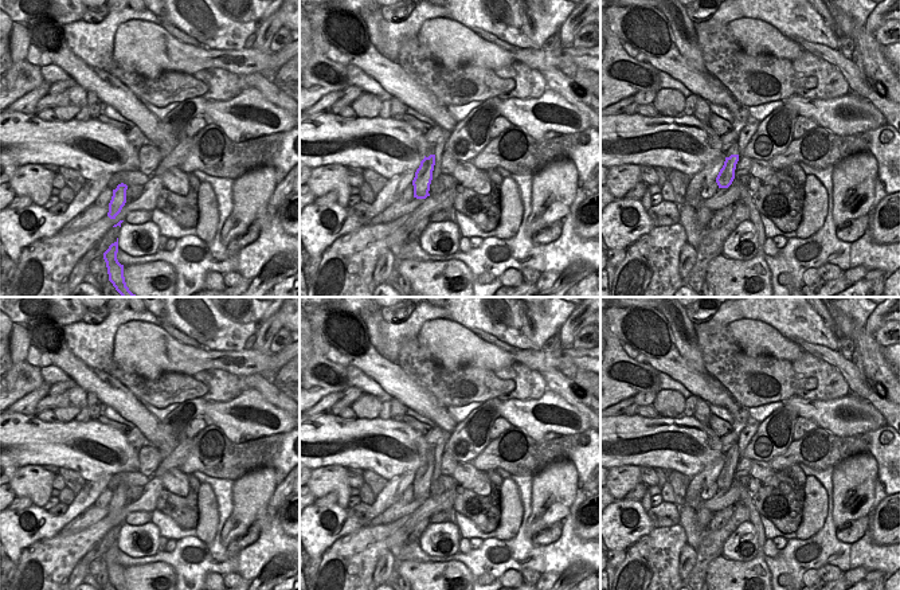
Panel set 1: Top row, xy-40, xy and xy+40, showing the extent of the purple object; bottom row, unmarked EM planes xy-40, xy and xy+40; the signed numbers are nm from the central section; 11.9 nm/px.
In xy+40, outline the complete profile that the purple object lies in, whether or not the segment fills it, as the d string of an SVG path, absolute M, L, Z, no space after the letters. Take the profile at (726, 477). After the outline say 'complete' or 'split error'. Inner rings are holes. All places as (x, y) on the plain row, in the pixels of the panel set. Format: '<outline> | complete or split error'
M735 442L727 454L724 466L716 478L716 484L717 484L719 489L728 489L735 480L735 470L736 470L736 465L739 462L737 449L739 449L739 445L737 445L737 442Z | split error

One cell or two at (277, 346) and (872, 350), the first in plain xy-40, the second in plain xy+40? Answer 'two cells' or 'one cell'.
two cells

